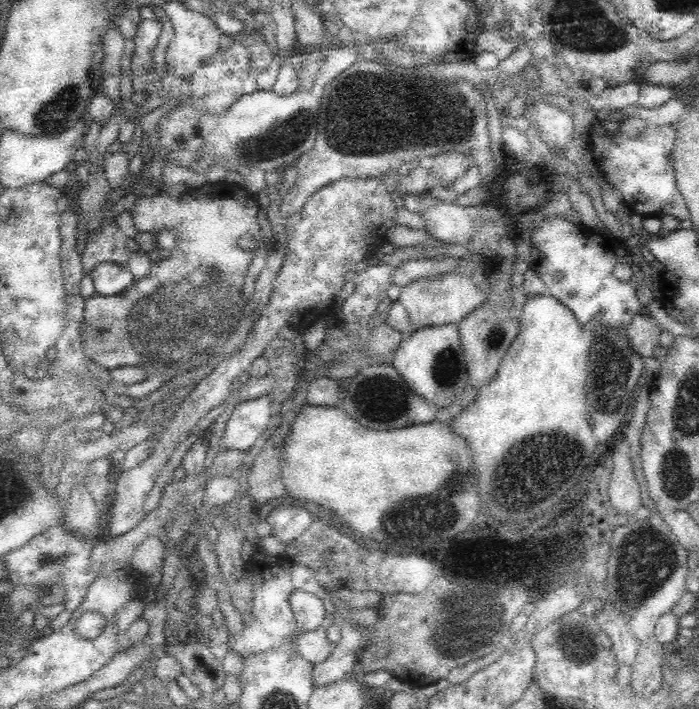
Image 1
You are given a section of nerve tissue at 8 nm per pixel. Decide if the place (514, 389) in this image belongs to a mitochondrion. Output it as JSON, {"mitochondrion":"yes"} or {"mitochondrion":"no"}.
{"mitochondrion":"no"}

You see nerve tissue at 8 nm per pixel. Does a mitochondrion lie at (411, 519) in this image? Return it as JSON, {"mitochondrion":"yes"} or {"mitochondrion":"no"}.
{"mitochondrion":"yes"}

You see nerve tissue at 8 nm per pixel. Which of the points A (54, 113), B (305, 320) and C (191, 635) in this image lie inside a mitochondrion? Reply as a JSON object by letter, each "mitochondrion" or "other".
{"A":"mitochondrion","B":"other","C":"other"}

